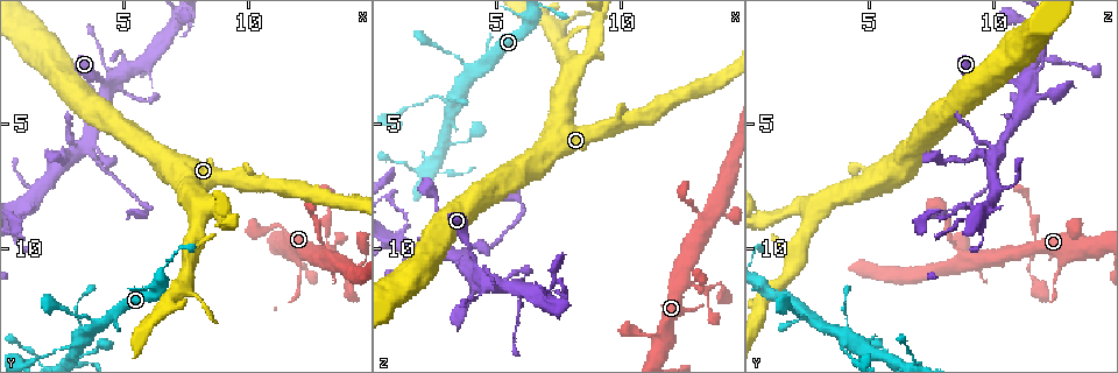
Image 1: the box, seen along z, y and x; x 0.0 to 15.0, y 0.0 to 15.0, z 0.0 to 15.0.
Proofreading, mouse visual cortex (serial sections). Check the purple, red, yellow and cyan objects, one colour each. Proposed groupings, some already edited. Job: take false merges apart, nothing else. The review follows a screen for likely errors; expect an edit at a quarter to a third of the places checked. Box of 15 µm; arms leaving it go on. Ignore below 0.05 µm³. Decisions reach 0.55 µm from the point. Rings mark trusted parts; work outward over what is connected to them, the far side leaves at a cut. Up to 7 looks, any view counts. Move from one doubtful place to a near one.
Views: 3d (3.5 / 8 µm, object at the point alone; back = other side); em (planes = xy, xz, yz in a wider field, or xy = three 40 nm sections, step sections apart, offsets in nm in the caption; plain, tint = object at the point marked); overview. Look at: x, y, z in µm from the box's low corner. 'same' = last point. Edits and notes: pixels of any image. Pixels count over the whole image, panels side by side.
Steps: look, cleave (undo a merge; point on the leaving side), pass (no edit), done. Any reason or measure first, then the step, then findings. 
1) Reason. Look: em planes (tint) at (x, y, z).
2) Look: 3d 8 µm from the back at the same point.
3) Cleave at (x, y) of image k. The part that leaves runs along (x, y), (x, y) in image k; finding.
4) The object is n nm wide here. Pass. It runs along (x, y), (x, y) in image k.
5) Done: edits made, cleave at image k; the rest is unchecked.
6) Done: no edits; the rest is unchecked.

Three-way junction. Look: 3d 8 µm from the back at (2.9, 14.0, 4.0).

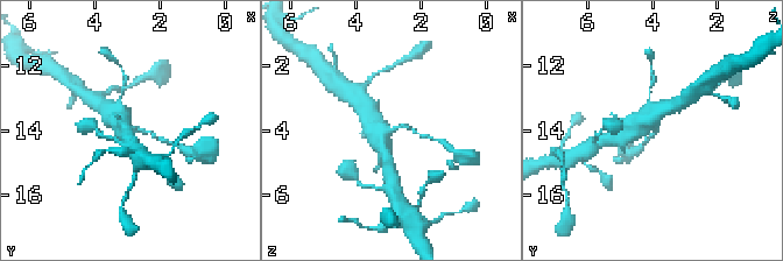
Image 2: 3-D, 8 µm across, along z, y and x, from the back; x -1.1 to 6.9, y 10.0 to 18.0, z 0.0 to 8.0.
Closer look. Look: 3d 3.5 µm at (3.0, 13.9, 4.0).

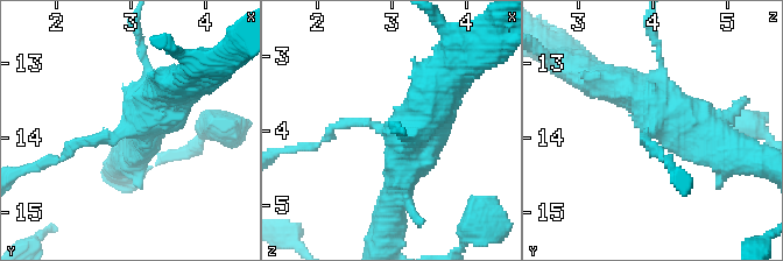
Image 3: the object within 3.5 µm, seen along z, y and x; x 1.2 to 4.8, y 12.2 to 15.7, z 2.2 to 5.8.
Look: em planes (tint) at (3.00, 13.90, 4.00).

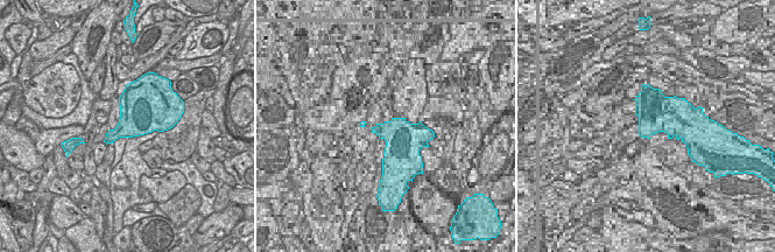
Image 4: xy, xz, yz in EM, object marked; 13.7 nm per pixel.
The object is 500 nm wide here. Cleave at (55, 159) of image 3. The part that leaves runs along (94, 140), (34, 166) in image 3; a second cell is stuck on.

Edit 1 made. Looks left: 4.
Side arm on a straight run. Look: 3d 8 µm at (3.6, 5.8, 10.3).

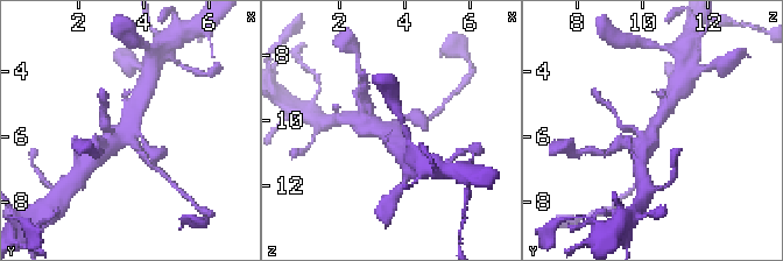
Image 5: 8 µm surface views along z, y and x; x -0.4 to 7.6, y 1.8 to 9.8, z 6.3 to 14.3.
Zoom in. Look: 3d 3.5 µm at (3.5, 5.7, 10.4).

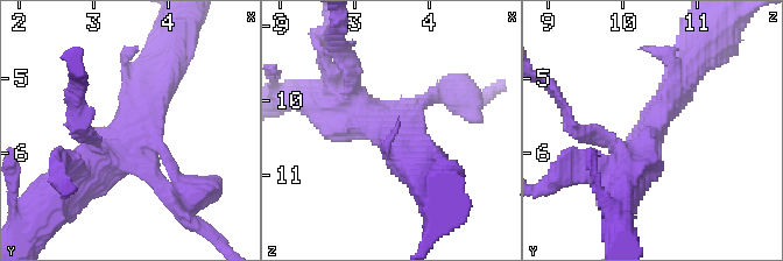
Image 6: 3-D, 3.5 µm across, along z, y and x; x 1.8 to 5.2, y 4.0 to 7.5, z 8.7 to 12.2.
Now the EM. Look: em xy step 1 (tint) at (3.55, 5.75, 10.40).

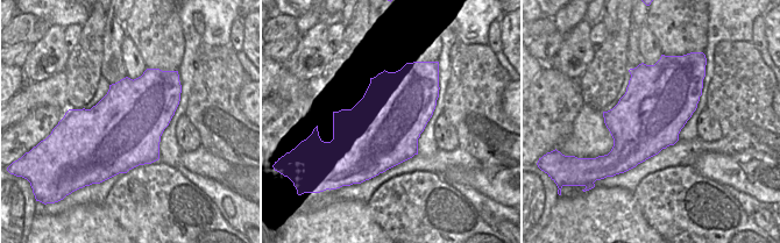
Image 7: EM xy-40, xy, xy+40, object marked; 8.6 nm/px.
The object is 650 nm wide here. Pass. It runs along (164, 72), (139, 129), (75, 180) in image 6; continuous, no second cell.

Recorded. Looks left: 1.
Done: edits made, cleave at image 3; the rest is unchecked.

